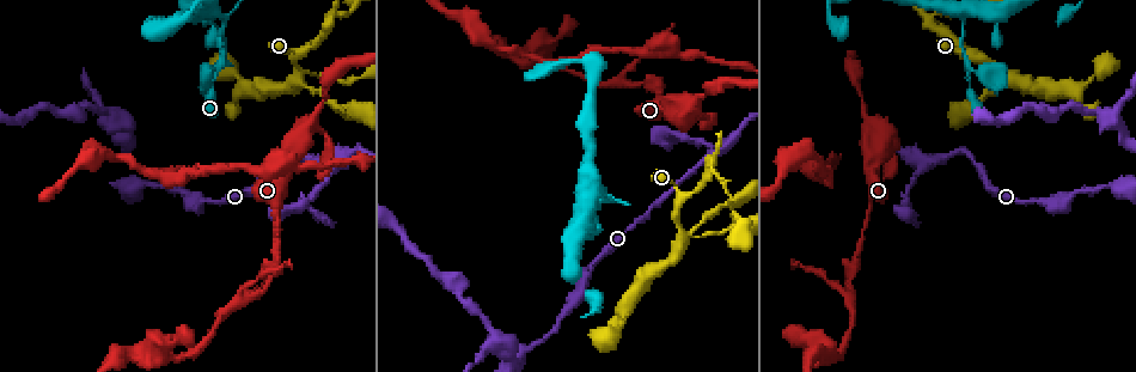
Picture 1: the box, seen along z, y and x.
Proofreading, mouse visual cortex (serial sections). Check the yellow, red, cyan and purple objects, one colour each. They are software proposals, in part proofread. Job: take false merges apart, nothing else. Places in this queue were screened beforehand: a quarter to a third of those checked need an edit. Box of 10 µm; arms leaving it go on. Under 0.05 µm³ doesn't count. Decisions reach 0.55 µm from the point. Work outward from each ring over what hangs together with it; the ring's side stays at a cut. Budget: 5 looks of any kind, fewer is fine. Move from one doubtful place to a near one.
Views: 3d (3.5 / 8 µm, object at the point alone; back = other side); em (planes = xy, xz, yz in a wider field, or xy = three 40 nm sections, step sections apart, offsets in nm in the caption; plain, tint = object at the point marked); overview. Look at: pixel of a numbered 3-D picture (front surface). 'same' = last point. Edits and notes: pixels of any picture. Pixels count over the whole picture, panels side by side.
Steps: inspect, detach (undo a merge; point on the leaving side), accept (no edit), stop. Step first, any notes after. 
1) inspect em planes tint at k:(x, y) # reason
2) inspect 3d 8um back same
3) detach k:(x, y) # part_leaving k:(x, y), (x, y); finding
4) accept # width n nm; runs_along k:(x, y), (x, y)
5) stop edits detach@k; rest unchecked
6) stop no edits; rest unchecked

inspect 3d 3.5um at 1:(686, 114) # abrupt turn

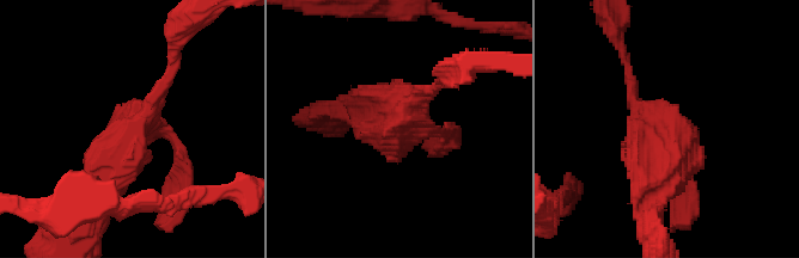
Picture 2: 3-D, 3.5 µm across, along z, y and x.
inspect em xy step 1 tint at 2:(128, 138)

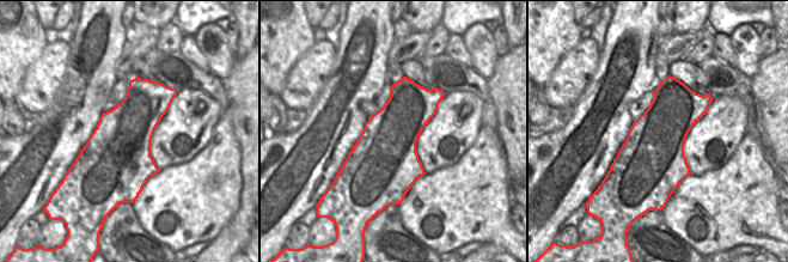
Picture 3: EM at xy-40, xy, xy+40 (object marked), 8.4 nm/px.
accept # runs_along 2:(89, 222), (159, 86); all the same cell

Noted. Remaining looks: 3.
inspect 3d 3.5um at 1:(605, 196) # small branch off a trunk

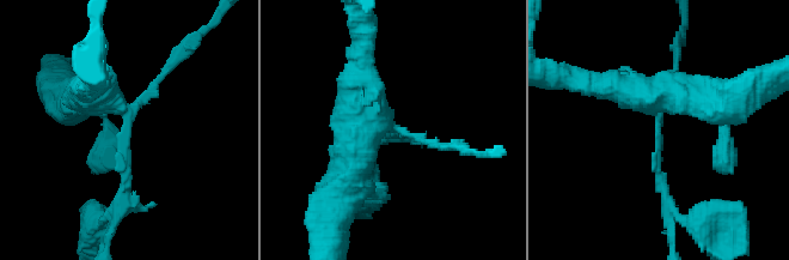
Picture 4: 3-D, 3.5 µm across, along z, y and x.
inspect em xy step 1 tint at 4:(128, 124) # shape alone is not enough

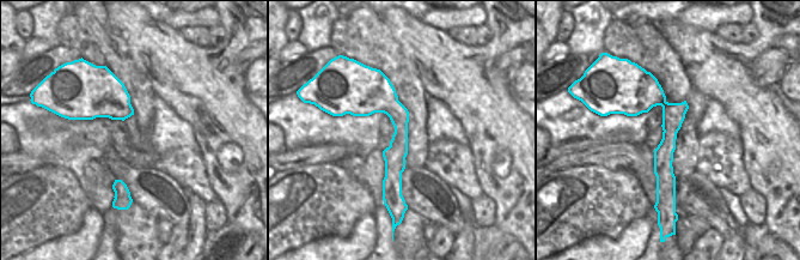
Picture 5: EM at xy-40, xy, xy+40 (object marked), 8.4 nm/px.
accept # one cell here

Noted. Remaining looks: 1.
stop no edits; rest unchecked

